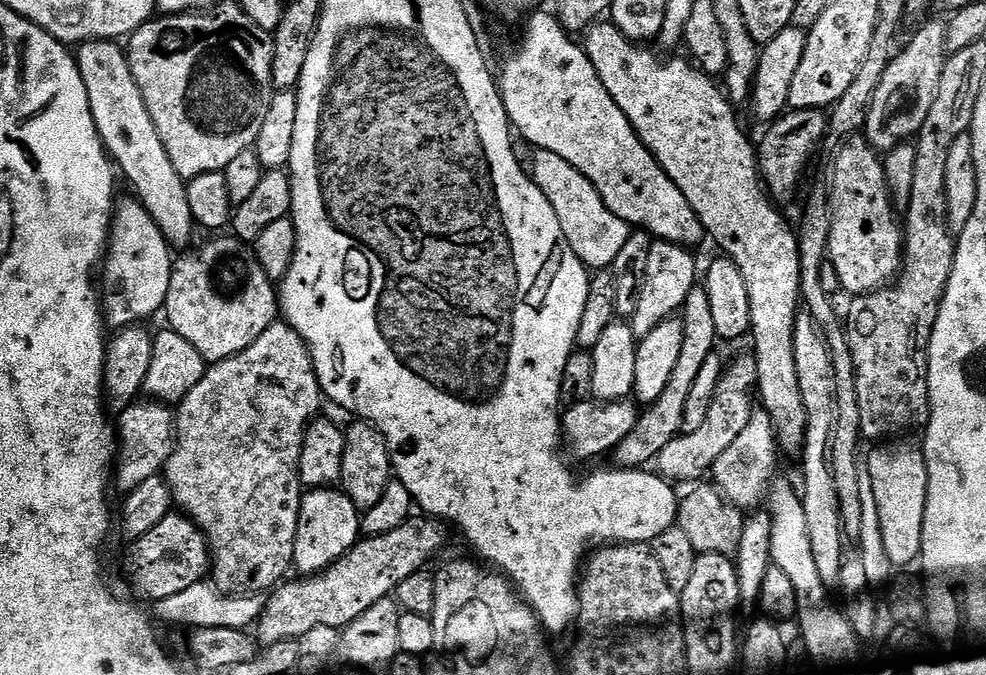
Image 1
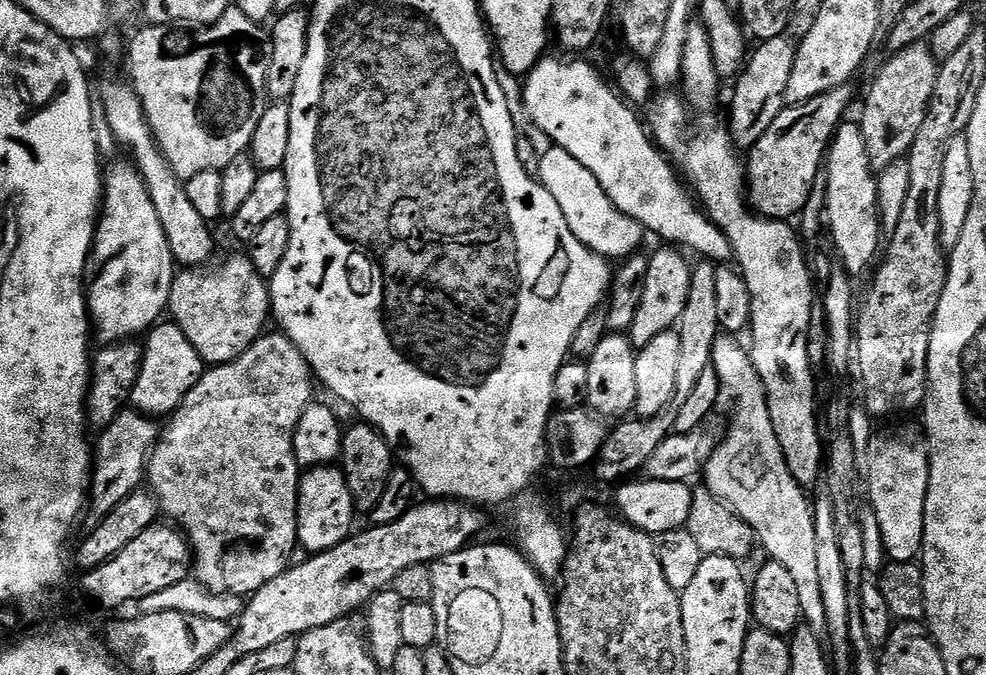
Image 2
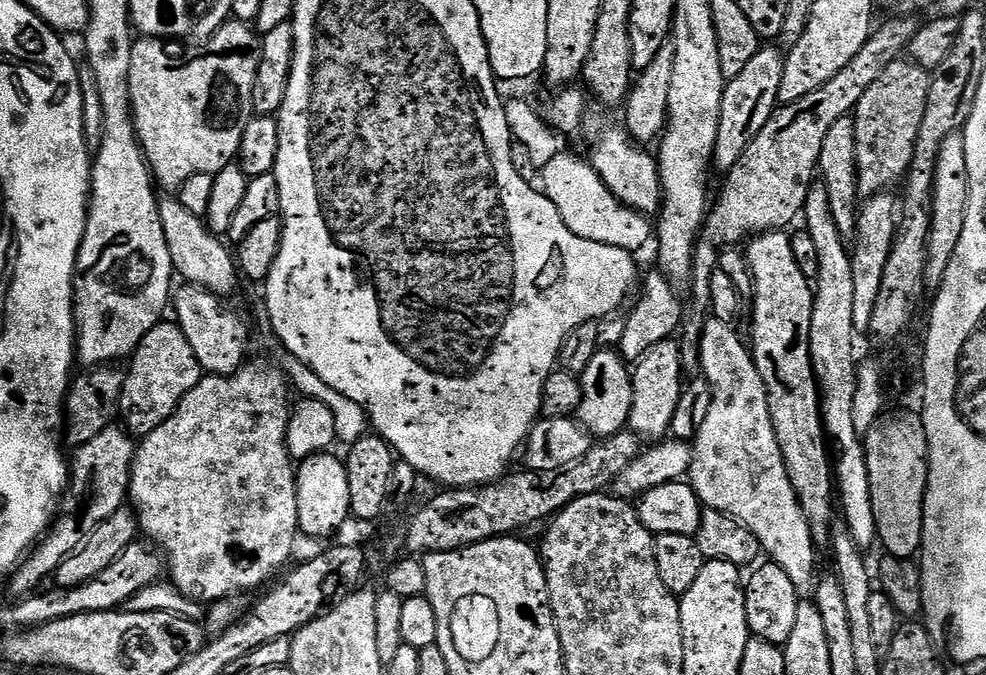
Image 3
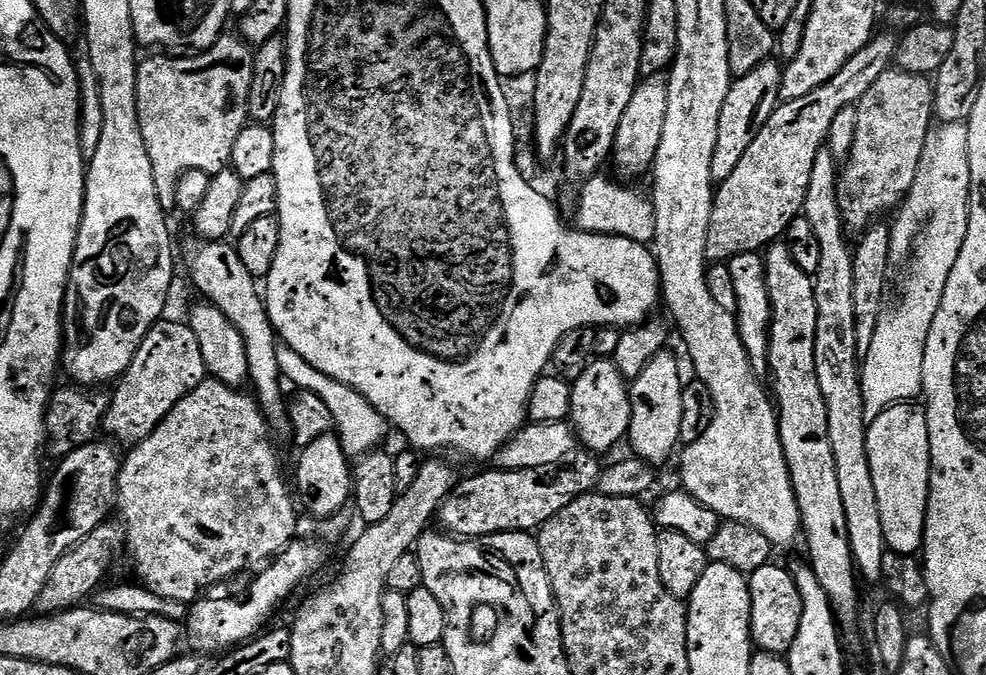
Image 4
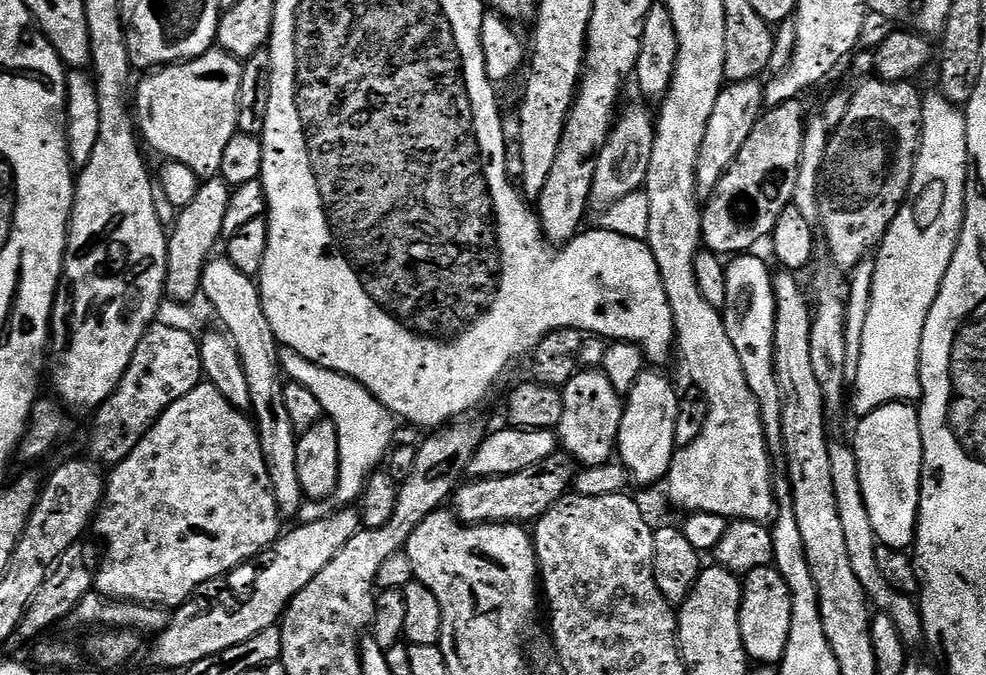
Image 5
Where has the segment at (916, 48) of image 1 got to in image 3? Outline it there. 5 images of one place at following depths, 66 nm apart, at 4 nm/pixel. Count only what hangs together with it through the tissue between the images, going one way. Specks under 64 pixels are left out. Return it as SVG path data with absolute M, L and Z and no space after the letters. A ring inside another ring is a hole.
M908 58L895 60L878 74L878 78L864 91L856 103L854 119L856 122L856 166L861 181L881 180L881 185L888 186L891 180L899 181L907 173L914 158L914 146L918 142L918 130L922 130L922 114L926 114L926 98L930 94L929 69Z

